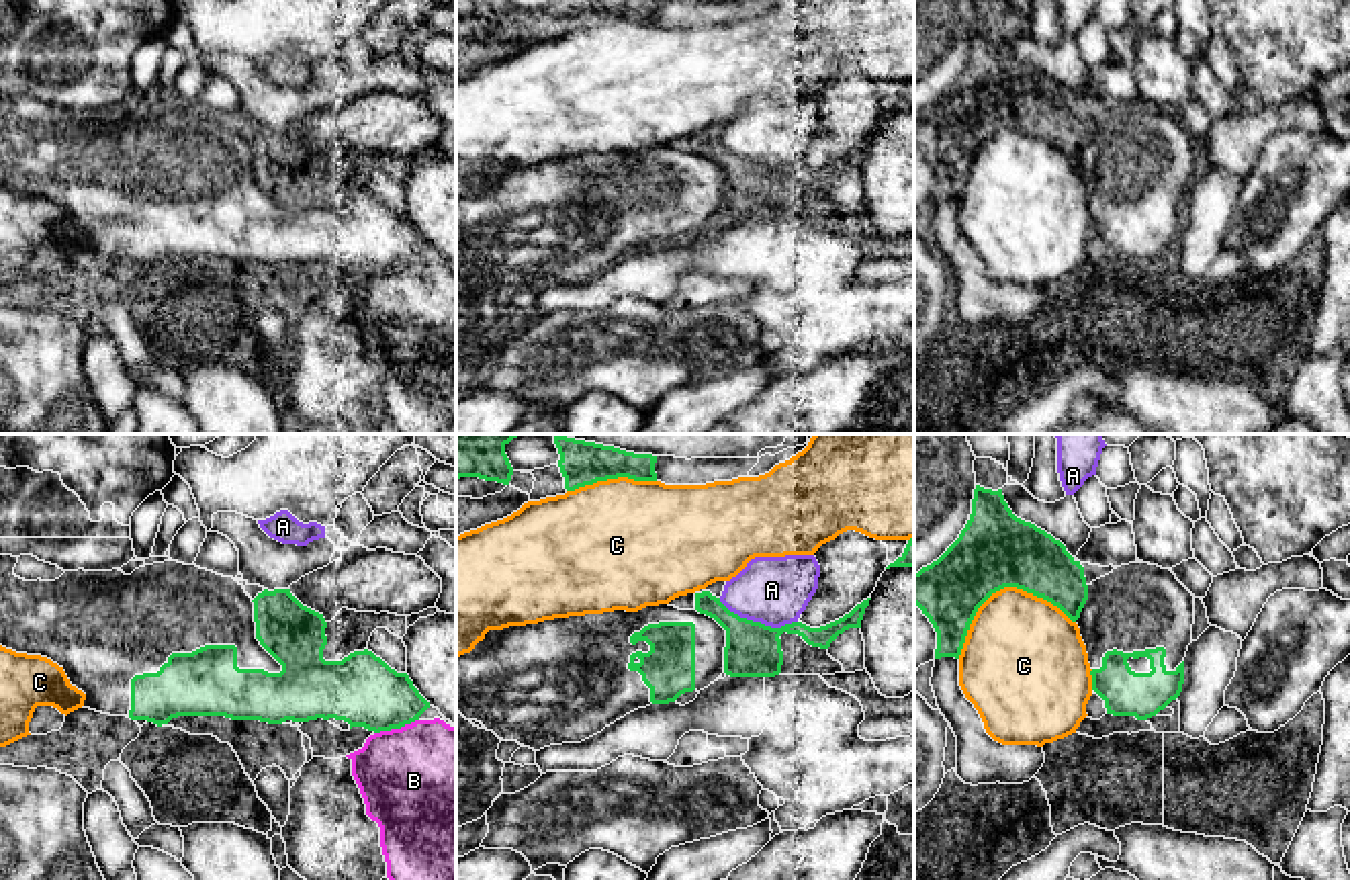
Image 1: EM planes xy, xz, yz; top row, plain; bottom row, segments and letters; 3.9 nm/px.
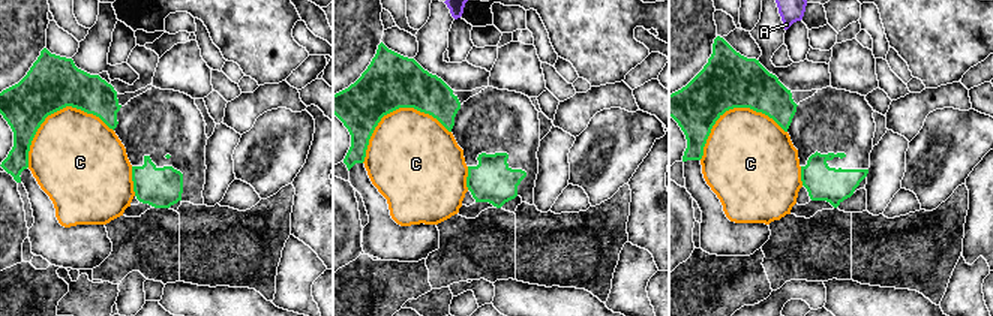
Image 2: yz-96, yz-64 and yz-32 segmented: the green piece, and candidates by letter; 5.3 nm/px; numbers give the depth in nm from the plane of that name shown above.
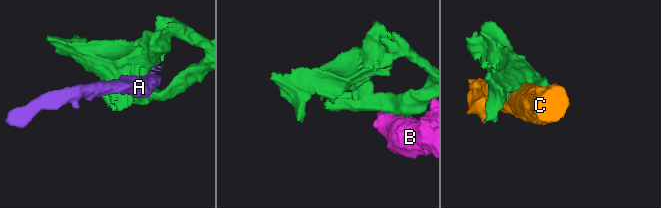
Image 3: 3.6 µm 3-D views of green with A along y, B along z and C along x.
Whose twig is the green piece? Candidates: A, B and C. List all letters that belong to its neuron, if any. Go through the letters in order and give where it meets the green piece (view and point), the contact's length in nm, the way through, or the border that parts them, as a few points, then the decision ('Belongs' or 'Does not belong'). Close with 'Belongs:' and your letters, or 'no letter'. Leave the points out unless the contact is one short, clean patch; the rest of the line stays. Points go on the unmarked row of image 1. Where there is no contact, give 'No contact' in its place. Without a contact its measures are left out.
A: Touches green at xz (757, 164). Shared border 320 nm. Does not belong
B: Touches green at xy (395, 269). Shared border 190 nm. Does not belong
C: Touches green at yz (1001, 129). Shared border 480 nm. Does not belong
Belongs: no letter

